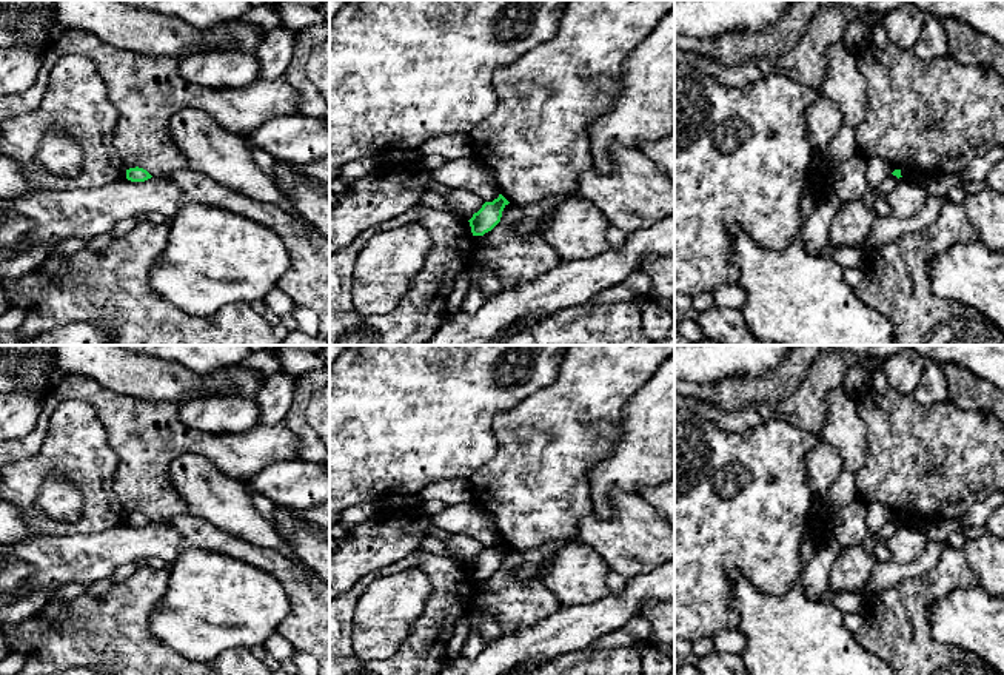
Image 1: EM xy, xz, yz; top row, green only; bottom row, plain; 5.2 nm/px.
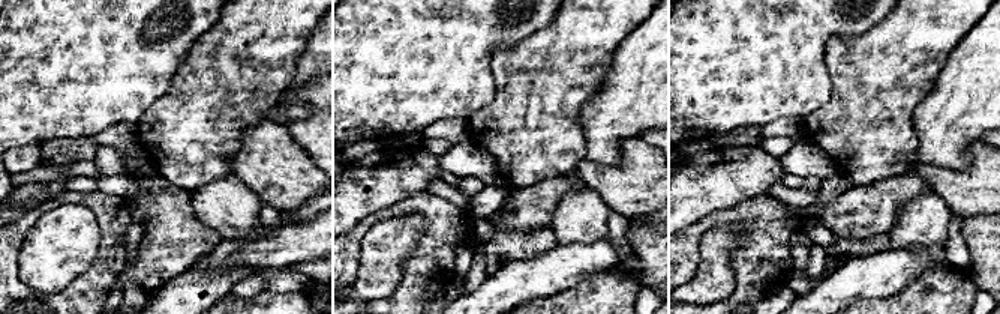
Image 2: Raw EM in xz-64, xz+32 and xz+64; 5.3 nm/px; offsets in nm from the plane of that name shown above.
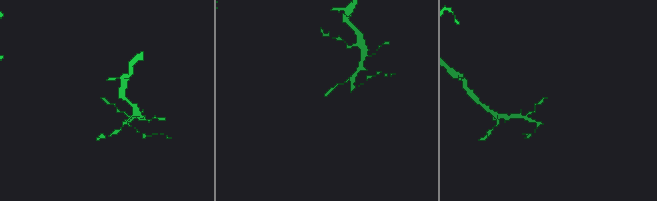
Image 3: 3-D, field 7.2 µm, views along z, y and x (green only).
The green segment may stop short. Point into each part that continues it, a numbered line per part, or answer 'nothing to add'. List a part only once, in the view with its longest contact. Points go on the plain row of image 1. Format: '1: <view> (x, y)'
nothing to add

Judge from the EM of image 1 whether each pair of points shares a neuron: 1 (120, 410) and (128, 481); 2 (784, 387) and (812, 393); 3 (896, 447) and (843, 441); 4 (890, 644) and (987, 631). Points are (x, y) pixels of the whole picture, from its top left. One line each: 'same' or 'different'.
1: same
2: different
3: different
4: different

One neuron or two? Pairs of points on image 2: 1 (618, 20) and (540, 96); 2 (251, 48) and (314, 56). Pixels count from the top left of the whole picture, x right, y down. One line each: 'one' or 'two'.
1: one
2: two

